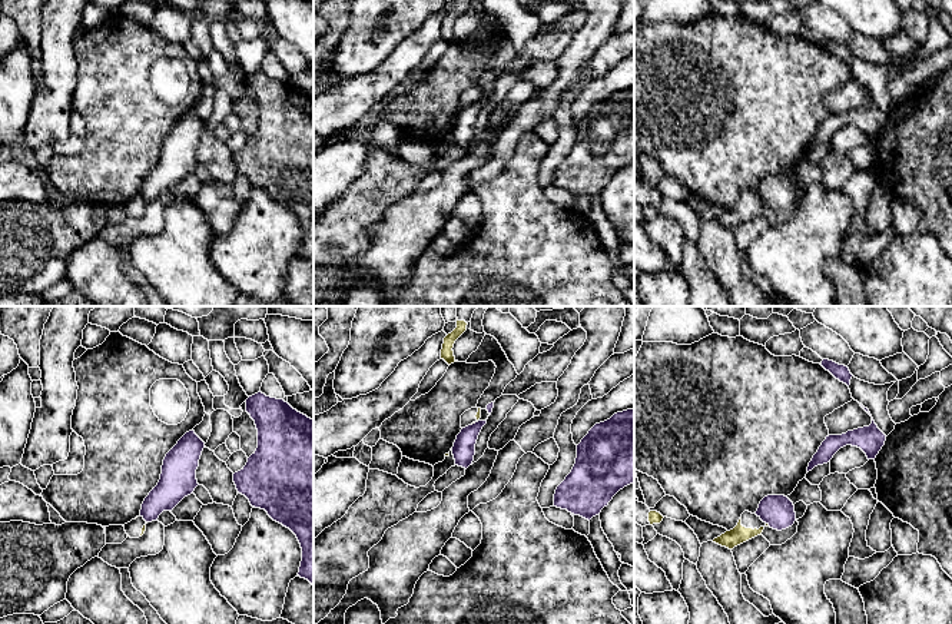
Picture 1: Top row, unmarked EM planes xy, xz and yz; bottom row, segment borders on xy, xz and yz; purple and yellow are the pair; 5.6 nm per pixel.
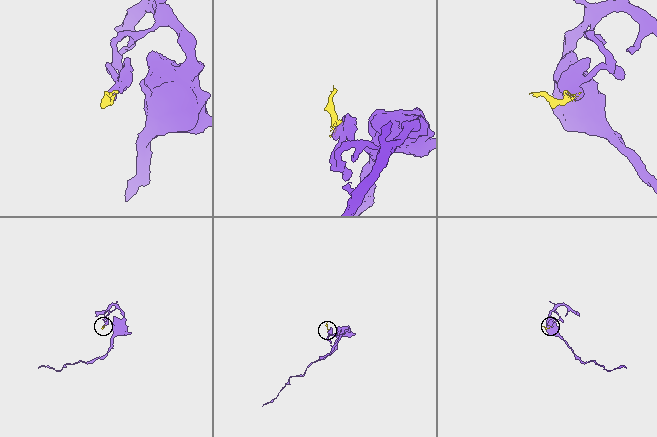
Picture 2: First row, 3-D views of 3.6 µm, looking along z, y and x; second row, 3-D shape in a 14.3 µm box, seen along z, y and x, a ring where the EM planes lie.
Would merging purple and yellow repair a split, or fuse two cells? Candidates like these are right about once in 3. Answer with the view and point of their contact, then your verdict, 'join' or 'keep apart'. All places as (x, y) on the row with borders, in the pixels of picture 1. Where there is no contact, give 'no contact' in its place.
xz (473, 424) | keep apart

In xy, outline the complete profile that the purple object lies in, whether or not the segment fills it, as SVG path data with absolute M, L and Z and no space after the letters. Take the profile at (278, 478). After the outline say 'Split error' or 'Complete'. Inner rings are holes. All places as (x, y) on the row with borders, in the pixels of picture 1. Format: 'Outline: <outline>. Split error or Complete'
Outline: M262 392L246 399L246 412L258 429L258 448L248 458L246 465L233 474L233 482L238 492L245 495L252 507L265 510L273 521L296 535L302 548L298 575L314 585L314 419L293 409L283 399L271 398Z. Complete

